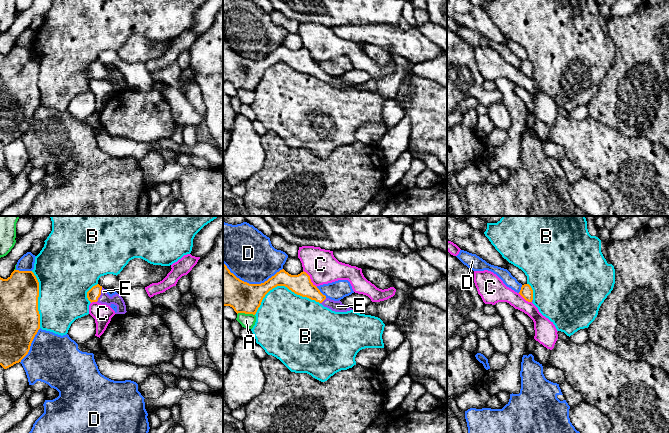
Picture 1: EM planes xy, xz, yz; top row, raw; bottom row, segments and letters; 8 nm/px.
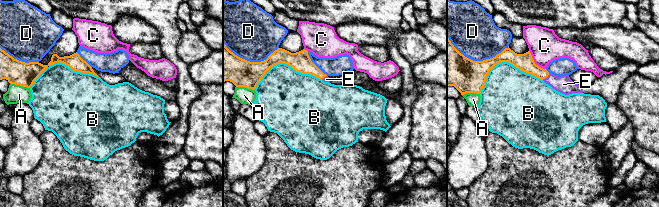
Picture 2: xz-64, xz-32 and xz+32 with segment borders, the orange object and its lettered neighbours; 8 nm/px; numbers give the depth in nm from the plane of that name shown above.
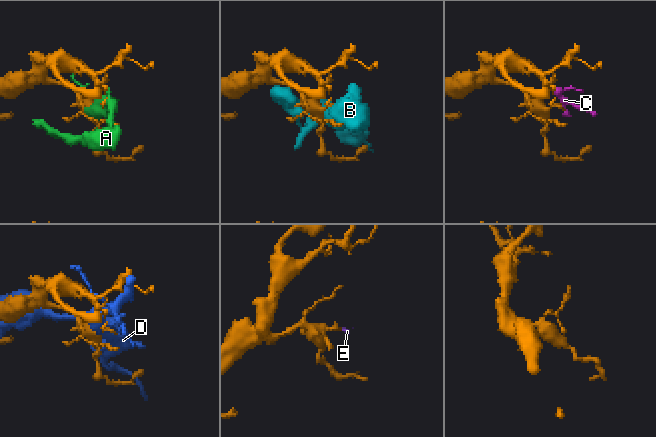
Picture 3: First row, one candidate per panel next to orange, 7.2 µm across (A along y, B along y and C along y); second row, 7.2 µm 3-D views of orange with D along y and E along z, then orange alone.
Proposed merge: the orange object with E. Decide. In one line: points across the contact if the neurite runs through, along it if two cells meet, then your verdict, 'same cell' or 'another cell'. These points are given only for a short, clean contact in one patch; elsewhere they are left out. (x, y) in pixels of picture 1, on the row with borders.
runs through xy (93, 294), (100, 294), (104, 298); same cell

